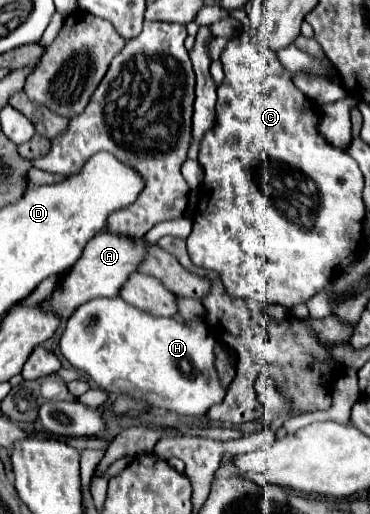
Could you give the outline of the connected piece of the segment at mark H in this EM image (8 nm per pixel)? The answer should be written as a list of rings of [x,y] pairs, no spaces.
[[[120,296],[94,298],[82,304],[68,318],[66,328],[60,336],[62,356],[76,370],[82,370],[96,388],[112,394],[128,392],[132,398],[144,400],[154,408],[178,412],[184,416],[204,416],[214,404],[220,404],[224,400],[226,388],[214,366],[214,344],[216,340],[210,336],[206,324],[198,320],[186,320],[184,324],[180,324],[174,318],[150,316],[126,304]]]

